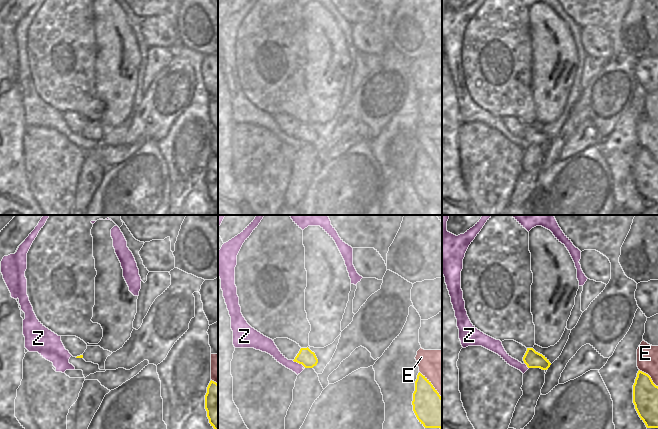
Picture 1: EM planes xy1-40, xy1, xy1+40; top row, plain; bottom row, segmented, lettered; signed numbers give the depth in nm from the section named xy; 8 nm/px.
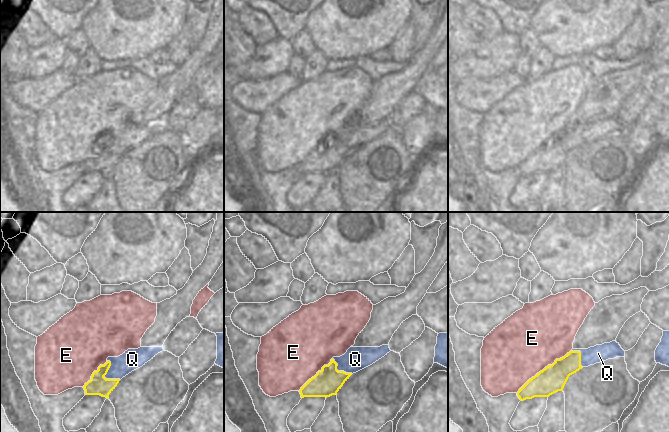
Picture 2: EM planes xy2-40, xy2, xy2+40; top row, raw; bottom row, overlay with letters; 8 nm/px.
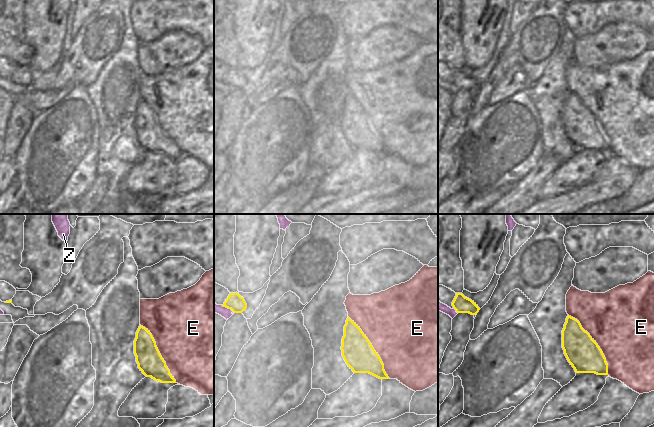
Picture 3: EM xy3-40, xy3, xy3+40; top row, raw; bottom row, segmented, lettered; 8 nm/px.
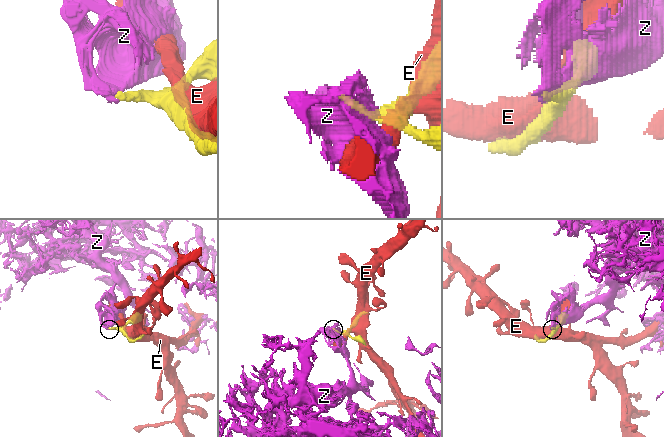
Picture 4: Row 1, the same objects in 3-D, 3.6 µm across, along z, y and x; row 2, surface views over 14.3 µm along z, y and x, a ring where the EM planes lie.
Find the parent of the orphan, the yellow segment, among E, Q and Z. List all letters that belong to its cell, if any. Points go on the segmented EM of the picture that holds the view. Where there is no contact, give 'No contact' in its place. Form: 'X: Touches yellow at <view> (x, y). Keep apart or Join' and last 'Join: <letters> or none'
E: Touches yellow at xy3 (372, 347). Keep apart
Q: Touches yellow at xy2-40 (104, 375). Join
Z: Touches yellow at xy1 (298, 362). Keep apart
Join: Q.

